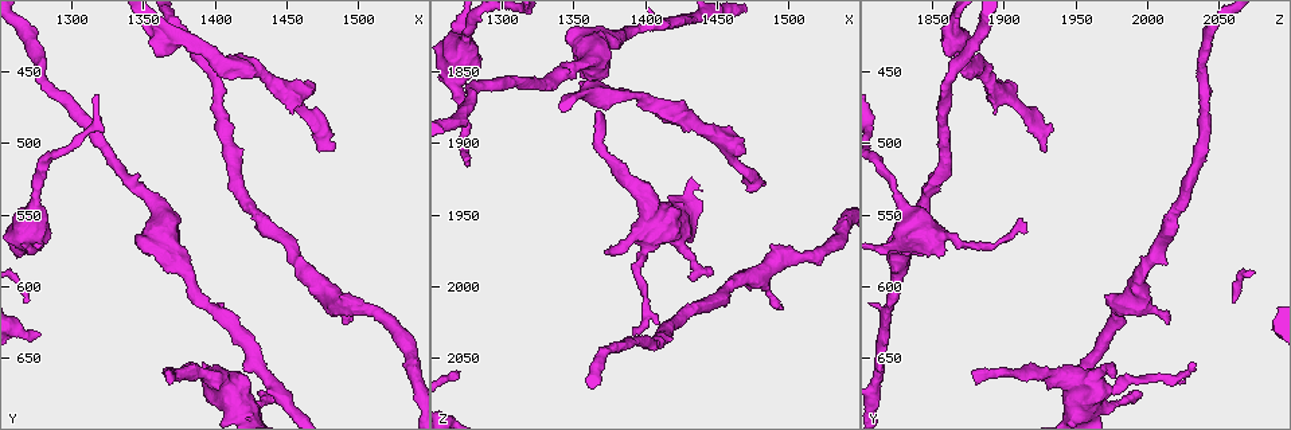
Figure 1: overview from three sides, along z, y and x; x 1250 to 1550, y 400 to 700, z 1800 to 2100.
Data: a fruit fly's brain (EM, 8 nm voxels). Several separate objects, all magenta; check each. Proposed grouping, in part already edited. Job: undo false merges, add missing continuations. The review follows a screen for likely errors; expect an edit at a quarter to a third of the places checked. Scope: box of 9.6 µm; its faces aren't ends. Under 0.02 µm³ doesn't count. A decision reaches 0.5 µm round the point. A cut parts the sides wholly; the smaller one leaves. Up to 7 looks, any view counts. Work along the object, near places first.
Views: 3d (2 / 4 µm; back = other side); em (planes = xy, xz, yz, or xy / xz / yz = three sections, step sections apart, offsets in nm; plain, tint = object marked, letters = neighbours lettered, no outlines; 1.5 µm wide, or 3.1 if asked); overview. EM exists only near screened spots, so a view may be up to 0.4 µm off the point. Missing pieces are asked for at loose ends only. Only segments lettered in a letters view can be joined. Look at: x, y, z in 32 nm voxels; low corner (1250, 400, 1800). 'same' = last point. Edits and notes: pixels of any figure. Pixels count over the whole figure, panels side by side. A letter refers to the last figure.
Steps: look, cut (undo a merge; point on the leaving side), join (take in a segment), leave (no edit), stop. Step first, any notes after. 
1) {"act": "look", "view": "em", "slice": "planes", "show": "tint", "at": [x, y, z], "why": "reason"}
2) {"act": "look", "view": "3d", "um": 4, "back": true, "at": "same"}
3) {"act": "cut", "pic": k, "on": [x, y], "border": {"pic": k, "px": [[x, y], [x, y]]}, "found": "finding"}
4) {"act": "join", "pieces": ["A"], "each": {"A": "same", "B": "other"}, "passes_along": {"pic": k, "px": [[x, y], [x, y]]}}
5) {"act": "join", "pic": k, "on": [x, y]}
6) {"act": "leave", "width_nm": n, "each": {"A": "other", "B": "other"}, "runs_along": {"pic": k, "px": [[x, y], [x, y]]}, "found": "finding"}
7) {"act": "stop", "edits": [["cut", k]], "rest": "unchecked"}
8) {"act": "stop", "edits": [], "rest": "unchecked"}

{"act": "look", "view": "3d", "um": 4, "at": [1368, 670, 1880], "why": "long arm stops here"}

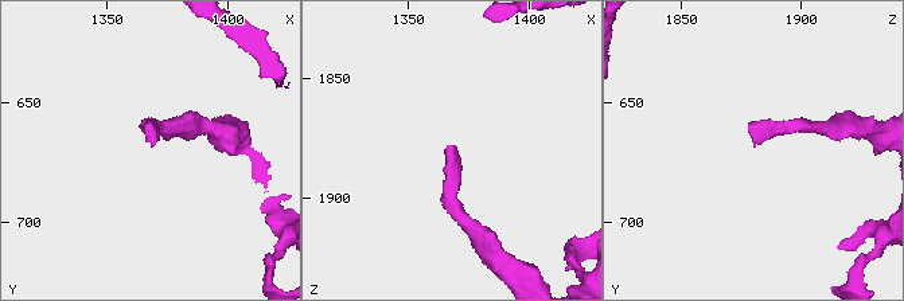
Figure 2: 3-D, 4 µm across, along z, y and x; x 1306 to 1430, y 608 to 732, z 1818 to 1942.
{"act": "look", "view": "em", "slice": "planes", "show": "tint", "at": [1368, 668, 1880]}

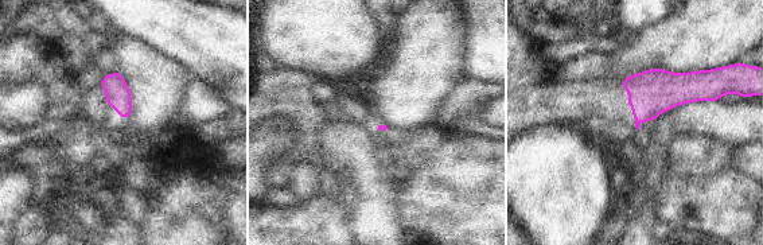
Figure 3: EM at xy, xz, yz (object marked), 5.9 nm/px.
{"act": "look", "view": "em", "slice": "planes", "show": "letters", "at": "same", "why": "what lies round it"}

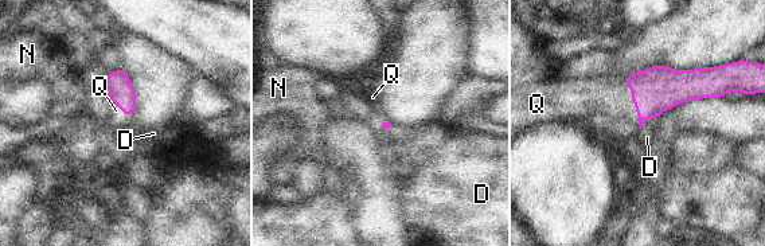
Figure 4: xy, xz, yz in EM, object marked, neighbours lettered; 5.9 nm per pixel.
{"act": "join", "pieces": ["Q"], "longest_contact_nm": ["Q", 320], "each": {"D": "other", "N": "other", "Q": "same"}, "passes_along": {"pic": 4, "px": [[656, 89], [631, 98], [608, 96]]}, "found": "the neuron continues"}

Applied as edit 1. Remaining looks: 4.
{"act": "look", "view": "overview"}

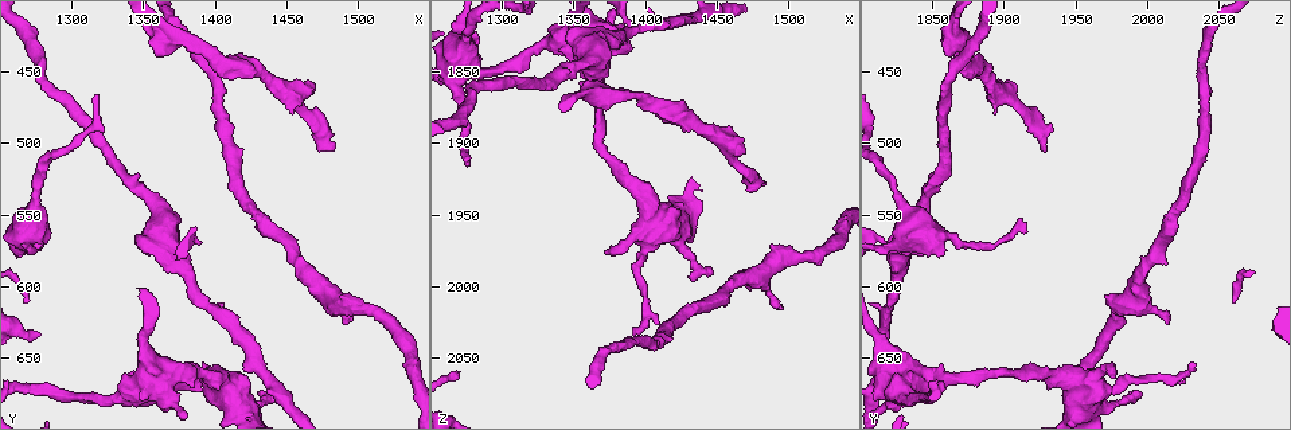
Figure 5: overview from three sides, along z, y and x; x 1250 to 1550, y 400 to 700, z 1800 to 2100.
{"act": "look", "view": "em", "slice": "yz", "step": 8, "show": "letters", "at": [1372, 662, 1974]}

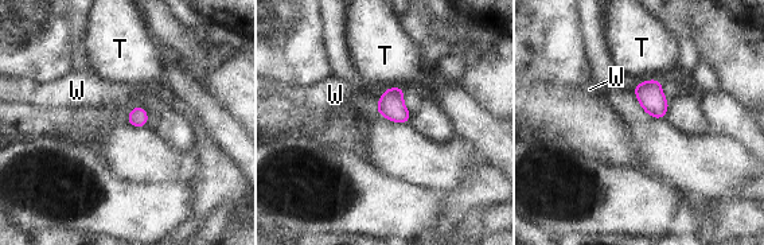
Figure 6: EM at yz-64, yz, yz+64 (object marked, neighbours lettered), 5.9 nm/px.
{"act": "leave", "longest_contact_nm": ["T", 170], "each": {"T": "other", "W": "other"}, "found": "none of them fits"}

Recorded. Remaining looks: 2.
{"act": "look", "view": "em", "slice": "planes", "show": "letters", "at": [1482, 502, 1928], "why": "free end"}

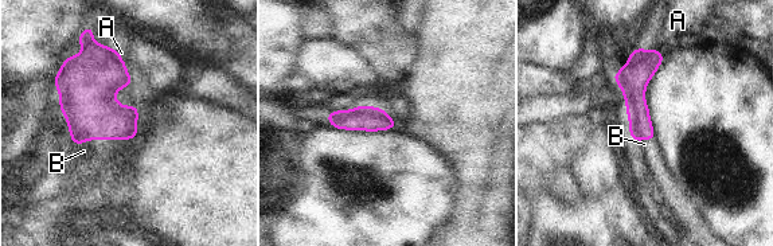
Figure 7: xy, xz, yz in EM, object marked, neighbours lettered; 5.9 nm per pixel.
{"act": "join", "pieces": ["B"], "width_nm": 140, "each": {"A": "other", "B": "same"}, "found": "the neuron continues"}

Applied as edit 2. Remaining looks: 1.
{"act": "stop", "edits": [["join", 4], ["join", 7]], "rest": "unchecked"}

